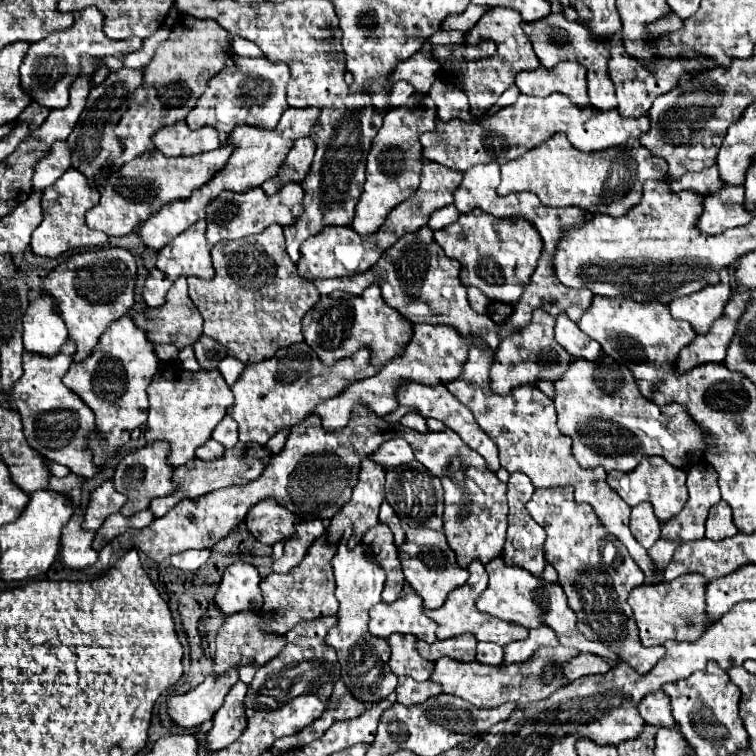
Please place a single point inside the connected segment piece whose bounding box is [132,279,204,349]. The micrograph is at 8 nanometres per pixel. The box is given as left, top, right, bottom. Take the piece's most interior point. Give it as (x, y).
(178, 322)

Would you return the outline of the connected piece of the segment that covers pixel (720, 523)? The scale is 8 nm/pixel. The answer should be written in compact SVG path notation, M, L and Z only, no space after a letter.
M724 501L710 507L710 515L706 521L706 537L710 539L724 539L738 533L738 527L734 527L734 519L730 515L730 505Z

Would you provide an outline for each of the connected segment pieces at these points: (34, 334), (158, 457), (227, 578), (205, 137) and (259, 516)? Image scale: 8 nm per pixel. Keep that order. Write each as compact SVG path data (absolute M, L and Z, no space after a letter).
M50 295L36 297L24 315L24 349L54 355L68 339L64 319L56 311L56 301Z
M154 441L154 443L146 443L142 449L136 449L136 451L128 453L124 459L120 459L112 481L114 481L116 491L120 491L128 497L126 505L120 509L122 515L134 515L134 513L146 509L154 497L170 495L170 491L176 489L176 483L172 479L174 467L168 465L168 455L170 455L170 443Z
M234 561L224 571L214 601L228 615L234 611L258 611L262 609L262 593L258 583L260 575L254 565Z
M178 121L174 125L162 127L152 137L152 141L158 149L162 149L164 155L174 155L174 157L212 151L220 145L218 131L214 131L214 127L202 127L202 129L190 131L186 121Z
M272 497L256 503L246 515L246 525L250 533L258 541L268 545L294 535L294 523L296 523L296 515L290 513Z

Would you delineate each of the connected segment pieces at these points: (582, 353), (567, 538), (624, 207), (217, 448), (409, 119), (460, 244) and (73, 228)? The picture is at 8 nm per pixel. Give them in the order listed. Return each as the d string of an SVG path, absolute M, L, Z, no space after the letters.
M568 315L556 317L556 341L562 347L566 347L572 357L582 357L582 359L600 357L600 343L582 333L580 327Z
M570 487L536 489L526 509L548 535L544 543L546 561L558 571L558 583L568 597L570 609L578 615L582 635L590 641L606 643L606 647L640 675L648 673L666 655L666 649L662 645L644 647L638 639L638 625L626 599L630 589L644 583L644 573L626 547L604 531L588 503L574 501Z
M556 133L542 145L530 149L526 155L502 165L502 181L498 195L532 191L544 205L568 207L576 205L590 213L606 213L612 217L624 215L642 197L642 183L646 179L666 179L668 163L662 157L654 157L640 139L628 145L616 145L604 151L584 153L578 151L562 133Z
M208 439L202 447L196 449L196 457L200 459L216 459L218 455L222 455L224 447L220 443L214 443L214 439Z
M412 95L404 105L386 113L384 125L372 141L372 149L366 163L364 191L356 203L356 215L352 227L360 235L372 235L384 223L386 215L402 201L406 201L420 185L422 171L422 145L420 135L436 129L436 107L430 107L430 99Z
M480 209L460 215L456 223L434 231L434 237L444 249L446 257L460 261L460 279L466 287L474 285L488 299L502 301L508 305L516 305L520 301L520 295L528 285L544 247L542 237L532 223L524 219L496 219Z
M70 167L52 187L46 187L46 191L42 193L44 219L38 225L38 229L32 233L32 241L30 241L32 251L42 257L60 257L62 253L66 253L68 249L74 249L74 247L104 245L108 241L108 235L102 231L92 231L84 221L86 211L92 209L98 201L100 201L98 187L86 183L86 177L80 171L74 171Z

